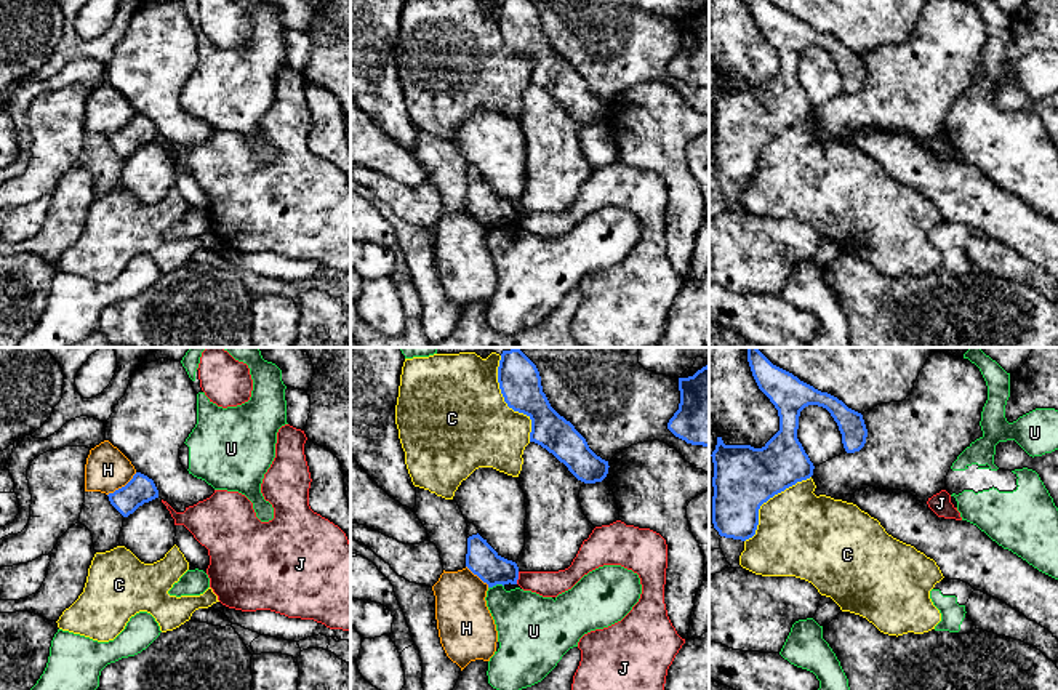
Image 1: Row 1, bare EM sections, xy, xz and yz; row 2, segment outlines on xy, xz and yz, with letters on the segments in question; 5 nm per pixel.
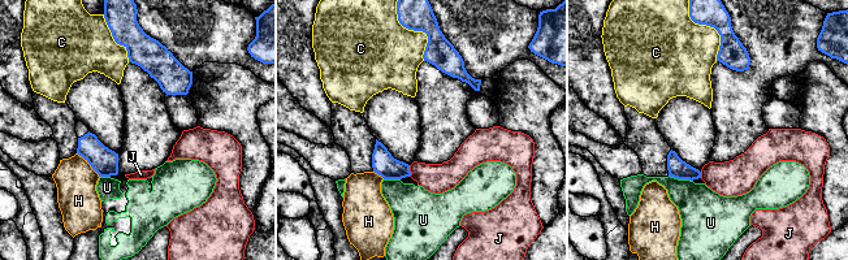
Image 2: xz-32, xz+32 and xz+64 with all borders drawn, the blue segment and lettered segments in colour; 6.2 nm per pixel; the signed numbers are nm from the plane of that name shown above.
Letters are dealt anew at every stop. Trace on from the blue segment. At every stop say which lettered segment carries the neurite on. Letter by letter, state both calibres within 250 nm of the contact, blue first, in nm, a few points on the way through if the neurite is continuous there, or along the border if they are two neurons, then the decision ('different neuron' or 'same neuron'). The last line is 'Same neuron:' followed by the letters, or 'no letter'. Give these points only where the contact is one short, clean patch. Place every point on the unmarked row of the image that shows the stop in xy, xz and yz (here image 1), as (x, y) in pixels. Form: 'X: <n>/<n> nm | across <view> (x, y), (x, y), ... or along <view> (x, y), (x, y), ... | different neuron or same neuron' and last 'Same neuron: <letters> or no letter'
C: 220/480 nm | different neuron
H: 140/220 nm | different neuron
J: 160/130 nm | different neuron
U: 160/320 nm | different neuron
Same neuron: no letter

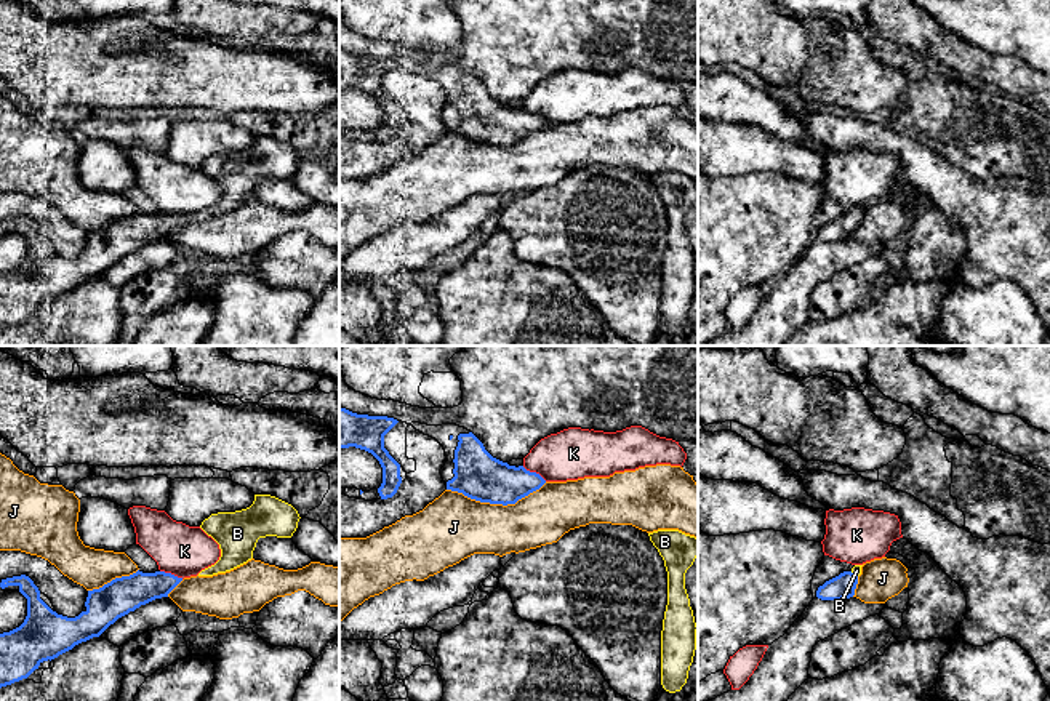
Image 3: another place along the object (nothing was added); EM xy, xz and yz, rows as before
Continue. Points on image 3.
B: 120/50 nm | across yz (842, 228), (852, 215), (857, 212) | same neuron
J: 240/340 nm | different neuron
K: 220/260 nm | along xz (522, 108), (538, 114), (546, 122) | different neuron
Same neuron: B

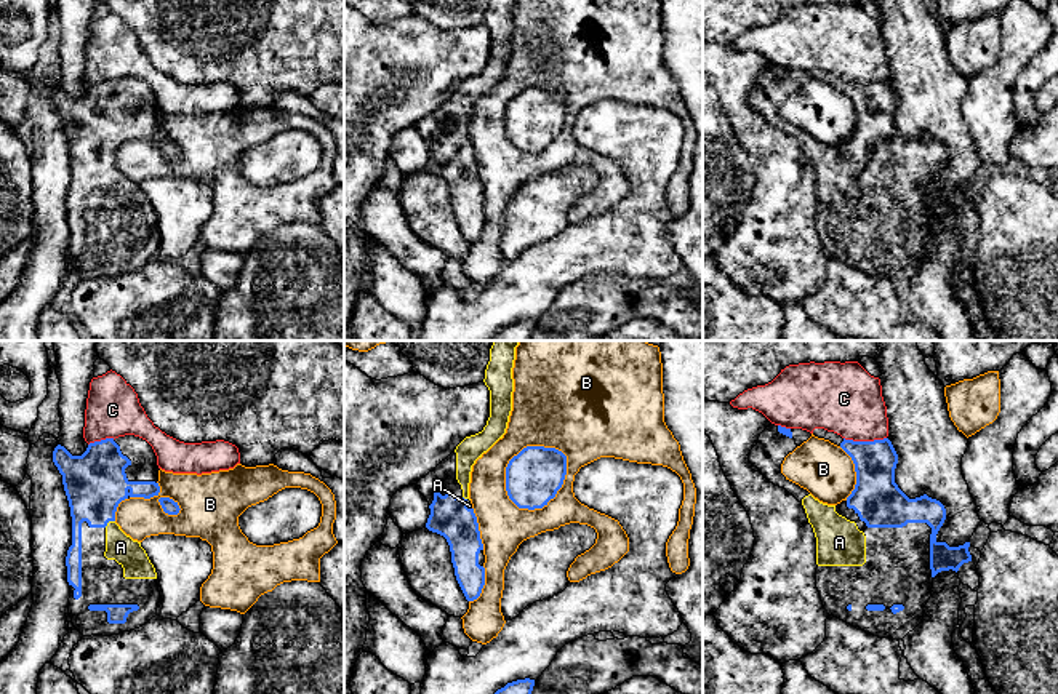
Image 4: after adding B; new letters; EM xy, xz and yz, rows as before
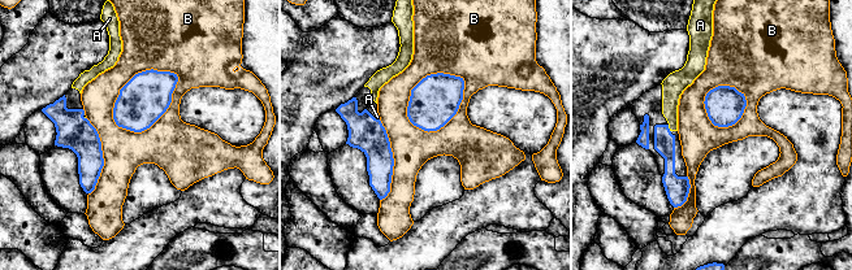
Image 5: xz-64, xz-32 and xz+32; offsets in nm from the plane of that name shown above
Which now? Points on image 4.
A: 320/140 nm | same neuron
B: 280/200 nm | different neuron
C: 200/360 nm | different neuron
Same neuron: A

